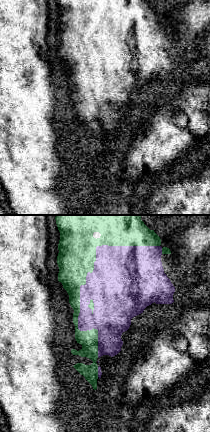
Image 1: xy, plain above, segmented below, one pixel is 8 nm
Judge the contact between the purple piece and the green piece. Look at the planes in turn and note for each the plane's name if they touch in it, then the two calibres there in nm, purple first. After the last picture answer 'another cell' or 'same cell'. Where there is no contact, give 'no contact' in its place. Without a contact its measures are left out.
xy | 440/300 nm

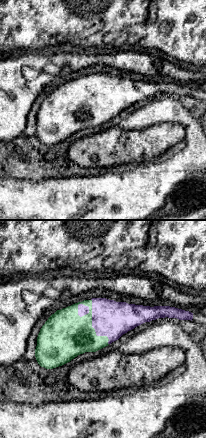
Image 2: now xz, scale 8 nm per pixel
xz | 280/380 nm

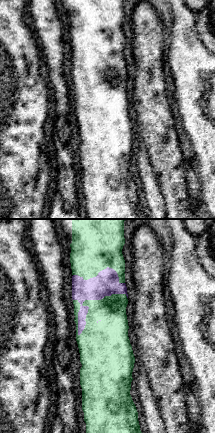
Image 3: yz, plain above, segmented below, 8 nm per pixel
yz | 200/240 nm

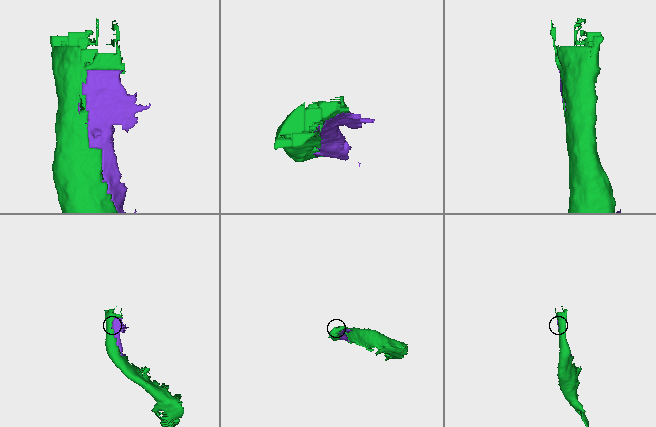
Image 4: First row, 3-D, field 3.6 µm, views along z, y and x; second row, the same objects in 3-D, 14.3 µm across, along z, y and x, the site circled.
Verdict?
same cell

